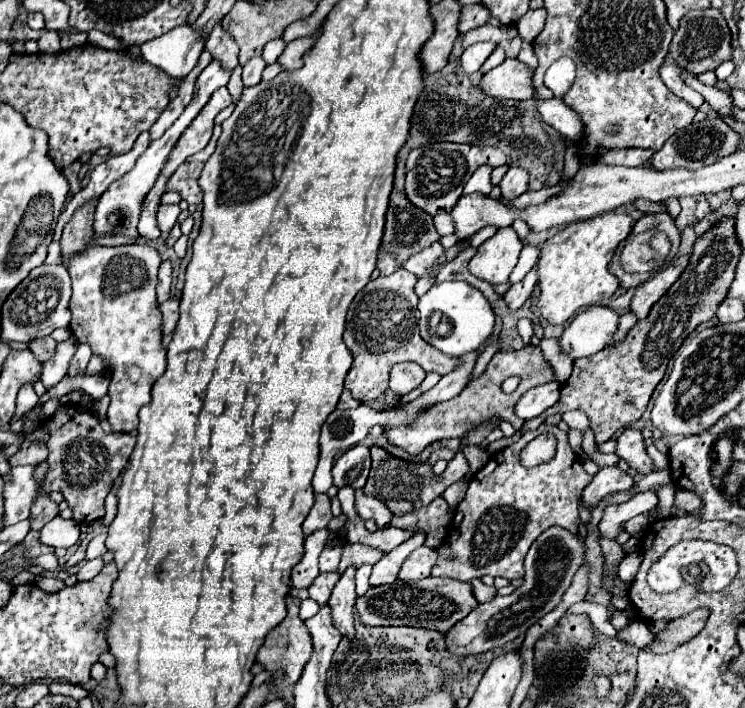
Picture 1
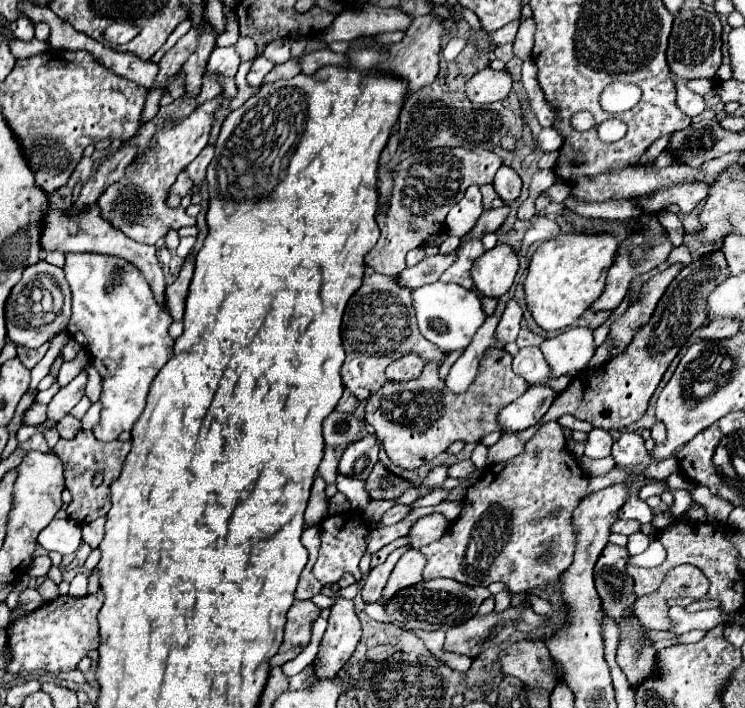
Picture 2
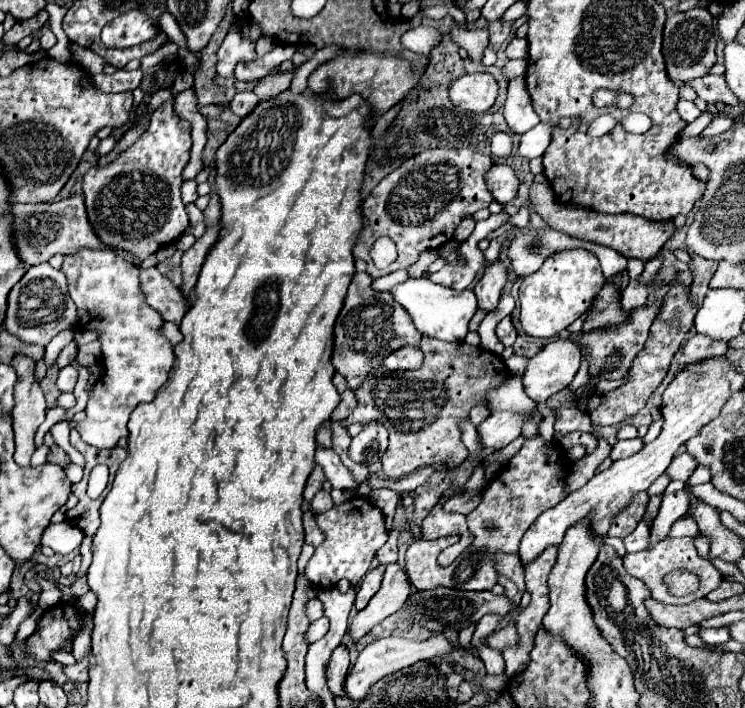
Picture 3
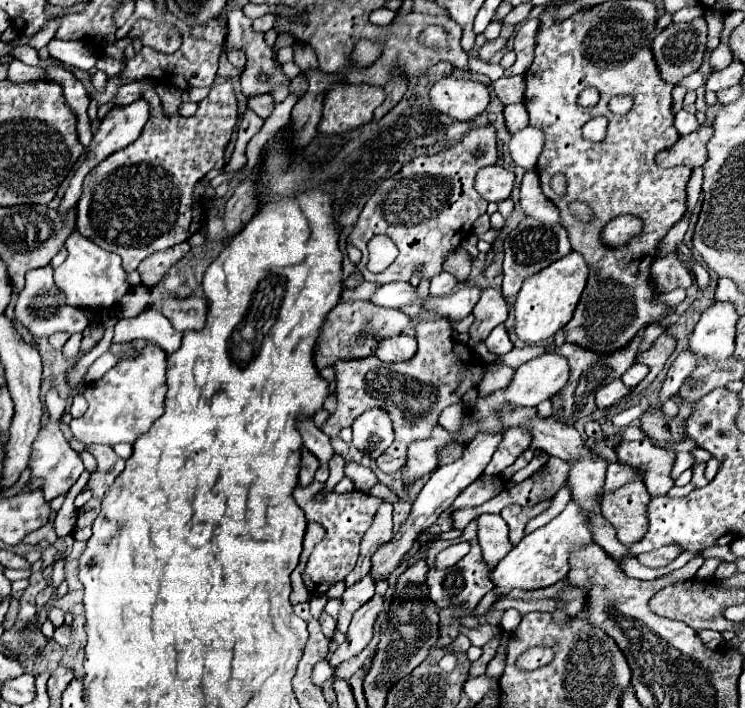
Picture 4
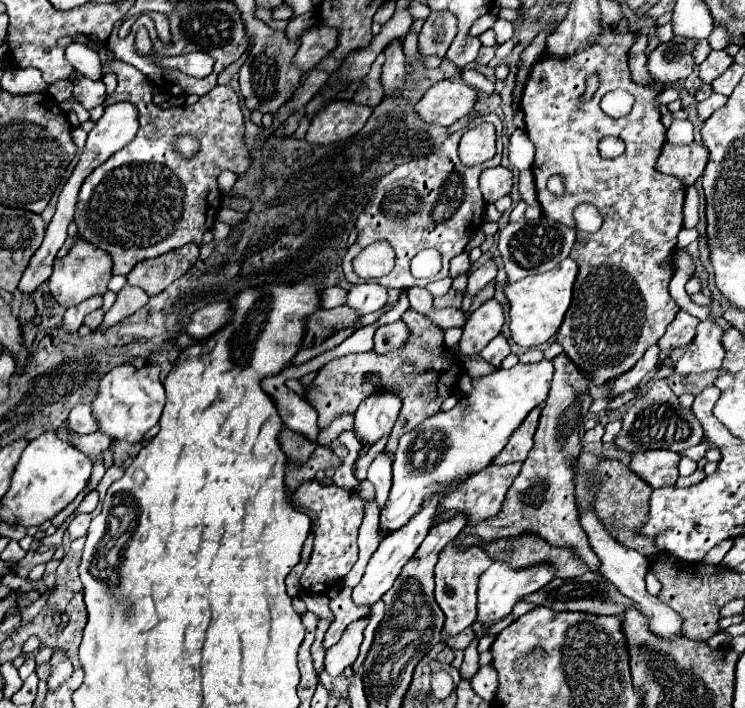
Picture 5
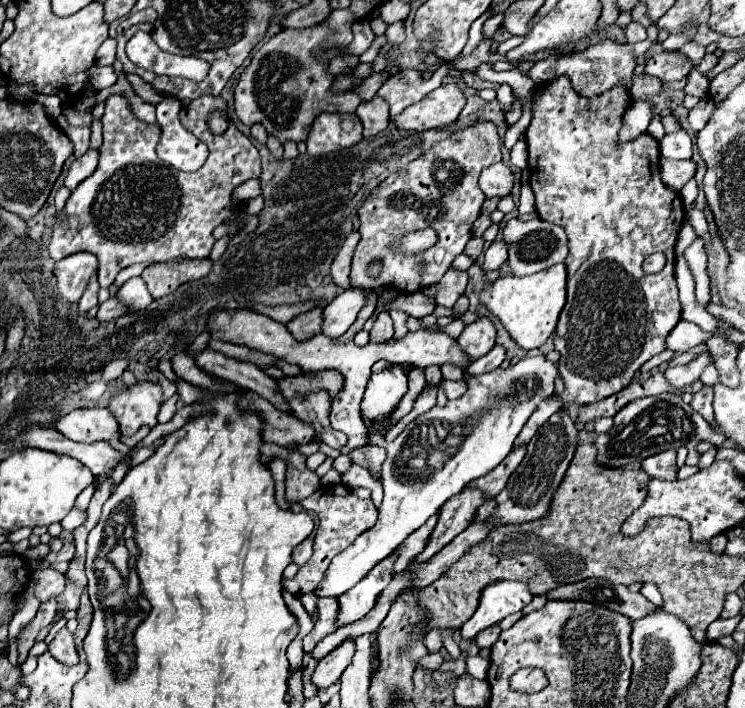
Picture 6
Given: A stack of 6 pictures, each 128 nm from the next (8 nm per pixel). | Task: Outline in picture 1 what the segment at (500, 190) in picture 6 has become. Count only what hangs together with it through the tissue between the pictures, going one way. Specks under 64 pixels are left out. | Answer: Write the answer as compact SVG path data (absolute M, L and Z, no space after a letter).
M510 166L508 172L506 172L506 176L500 182L502 196L508 198L508 200L518 198L520 194L524 194L528 190L528 182L530 182L530 174L524 168Z

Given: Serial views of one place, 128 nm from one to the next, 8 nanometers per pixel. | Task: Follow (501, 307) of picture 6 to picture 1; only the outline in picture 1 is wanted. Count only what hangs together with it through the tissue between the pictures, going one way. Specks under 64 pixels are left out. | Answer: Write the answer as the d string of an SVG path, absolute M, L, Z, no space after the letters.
M626 210L608 212L586 222L570 224L542 244L538 258L538 308L542 318L546 318L550 324L564 324L578 310L614 296L620 284L618 278L608 270L608 264L612 262L618 244L632 232L632 226L634 218Z

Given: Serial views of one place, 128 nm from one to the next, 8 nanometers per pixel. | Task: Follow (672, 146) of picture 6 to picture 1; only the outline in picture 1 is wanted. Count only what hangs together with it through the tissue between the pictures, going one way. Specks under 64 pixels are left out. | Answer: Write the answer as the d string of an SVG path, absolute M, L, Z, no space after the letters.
M664 62L662 68L660 68L660 76L662 76L662 80L664 80L664 84L668 86L670 92L674 92L676 96L680 96L682 100L686 100L688 104L692 104L694 108L700 108L700 106L702 106L704 98L702 98L696 90L692 90L690 86L686 86L686 84L682 82L680 70L678 70L674 64Z

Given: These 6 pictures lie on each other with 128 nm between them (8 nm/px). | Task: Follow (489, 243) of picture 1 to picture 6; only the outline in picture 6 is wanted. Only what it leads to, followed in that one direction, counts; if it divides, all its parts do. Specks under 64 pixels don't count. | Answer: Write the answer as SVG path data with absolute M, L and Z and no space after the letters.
M482 316L476 322L468 324L464 328L464 332L458 336L458 344L468 354L470 360L476 360L476 358L484 356L484 352L488 352L492 348L492 344L496 344L494 322L486 316Z

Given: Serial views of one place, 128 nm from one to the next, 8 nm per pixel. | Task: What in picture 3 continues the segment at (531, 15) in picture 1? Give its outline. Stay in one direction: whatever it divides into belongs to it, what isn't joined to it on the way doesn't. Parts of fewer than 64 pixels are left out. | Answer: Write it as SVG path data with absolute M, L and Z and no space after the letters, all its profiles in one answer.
M514 36L506 48L508 58L528 58L528 40Z

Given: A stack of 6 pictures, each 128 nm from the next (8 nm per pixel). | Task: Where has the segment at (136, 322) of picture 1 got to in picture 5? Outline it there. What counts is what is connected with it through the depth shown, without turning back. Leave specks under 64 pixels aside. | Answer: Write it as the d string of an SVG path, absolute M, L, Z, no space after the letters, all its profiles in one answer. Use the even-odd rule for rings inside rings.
M75 222L68 226L68 236L74 238L74 246L64 258L54 260L54 270L48 280L48 286L52 290L52 296L56 302L64 308L70 308L74 304L80 304L92 296L104 296L108 292L108 282L112 280L112 256L108 252L102 252L100 248L86 244L86 240L80 240L80 234L76 232ZM146 362L144 368L132 368L130 364L120 364L100 378L98 394L92 400L92 416L96 416L98 432L114 440L126 440L130 444L144 442L144 436L160 420L166 404L166 392L160 380L160 366L156 362Z

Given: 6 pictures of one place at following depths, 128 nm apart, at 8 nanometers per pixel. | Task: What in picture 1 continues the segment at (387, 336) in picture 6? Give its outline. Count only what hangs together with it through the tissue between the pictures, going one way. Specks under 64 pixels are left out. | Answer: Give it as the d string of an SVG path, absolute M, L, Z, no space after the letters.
M400 362L390 372L390 390L396 396L406 396L424 380L424 370L416 362Z

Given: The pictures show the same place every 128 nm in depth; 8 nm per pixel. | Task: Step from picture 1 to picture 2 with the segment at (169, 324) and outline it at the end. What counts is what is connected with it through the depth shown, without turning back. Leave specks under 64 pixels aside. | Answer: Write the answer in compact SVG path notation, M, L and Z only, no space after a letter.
M186 260L180 272L180 278L166 288L166 312L172 316L172 320L182 320L184 314L184 300L188 294L188 286L194 272L194 260Z

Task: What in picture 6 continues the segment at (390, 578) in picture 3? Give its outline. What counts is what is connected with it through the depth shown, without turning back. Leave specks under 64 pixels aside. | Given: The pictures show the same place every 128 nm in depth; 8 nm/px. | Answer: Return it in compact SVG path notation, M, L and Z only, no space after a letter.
M344 640L344 644L336 646L328 656L324 656L314 674L312 674L312 682L318 686L318 688L328 688L332 686L344 672L344 668L352 662L352 652L354 650L354 640Z

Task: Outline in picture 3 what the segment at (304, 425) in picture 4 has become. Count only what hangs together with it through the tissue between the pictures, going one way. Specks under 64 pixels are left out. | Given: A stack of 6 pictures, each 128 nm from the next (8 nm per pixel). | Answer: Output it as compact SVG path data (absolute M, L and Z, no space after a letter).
M318 446L316 450L316 462L324 468L324 474L328 478L328 482L332 484L332 488L340 488L340 490L356 490L356 480L352 476L352 472L340 462L338 454L334 450L326 450L322 446Z

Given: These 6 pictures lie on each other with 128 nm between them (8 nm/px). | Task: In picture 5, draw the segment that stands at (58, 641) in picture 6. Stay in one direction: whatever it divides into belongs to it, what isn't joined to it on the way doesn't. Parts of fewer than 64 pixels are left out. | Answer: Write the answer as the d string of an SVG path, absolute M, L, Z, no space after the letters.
M56 650L56 652L52 654L52 660L50 660L48 688L50 688L50 690L56 690L70 674L72 674L72 664L70 664L70 660L66 658L64 652Z

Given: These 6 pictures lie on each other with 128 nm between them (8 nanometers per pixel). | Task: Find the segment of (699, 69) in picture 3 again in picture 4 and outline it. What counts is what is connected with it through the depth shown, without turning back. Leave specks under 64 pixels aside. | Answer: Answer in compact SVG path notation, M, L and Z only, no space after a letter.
M702 16L682 22L682 24L670 24L666 26L652 42L652 52L660 70L662 80L670 84L678 84L684 76L696 72L702 66L704 52L706 52L706 20Z

